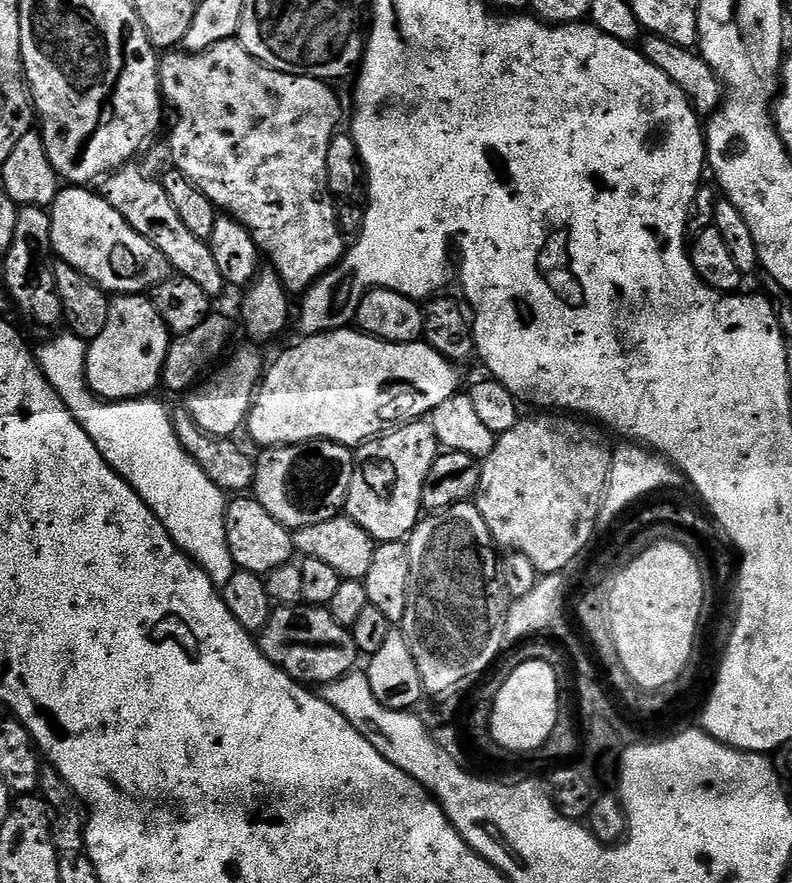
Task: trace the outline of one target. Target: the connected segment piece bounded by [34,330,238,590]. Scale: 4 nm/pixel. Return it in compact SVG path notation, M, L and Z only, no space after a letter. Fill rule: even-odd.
M67 330L61 332L61 336L35 349L42 374L58 398L62 398L78 426L90 434L102 458L106 458L108 465L140 495L142 502L146 502L173 542L208 573L217 589L223 590L238 571L226 542L229 501L225 492L210 482L206 470L186 454L172 425L171 411L152 400L156 398L101 400L86 378L88 344Z

